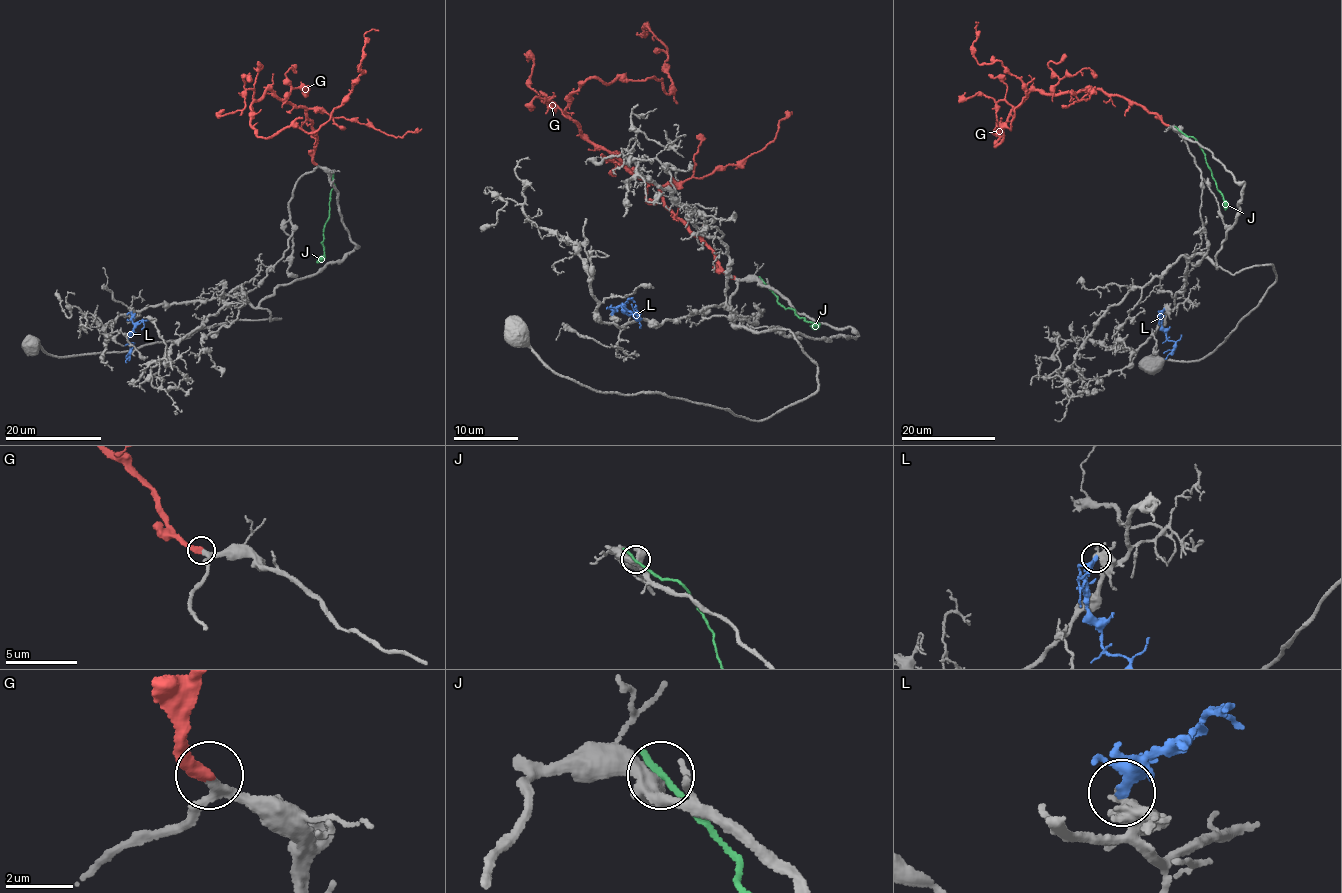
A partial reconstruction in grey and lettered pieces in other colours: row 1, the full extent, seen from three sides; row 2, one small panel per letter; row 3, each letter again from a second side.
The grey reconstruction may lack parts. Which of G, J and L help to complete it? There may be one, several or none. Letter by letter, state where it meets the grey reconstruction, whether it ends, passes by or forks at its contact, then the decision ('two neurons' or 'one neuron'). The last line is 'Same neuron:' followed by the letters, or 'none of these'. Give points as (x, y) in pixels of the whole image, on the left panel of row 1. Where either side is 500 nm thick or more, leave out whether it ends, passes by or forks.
G: contact (316, 164); it ends; one neuron
J: contact (333, 174); two neurons
L: contact (131, 312); it passes by; one neuron
Same neuron: G, L

